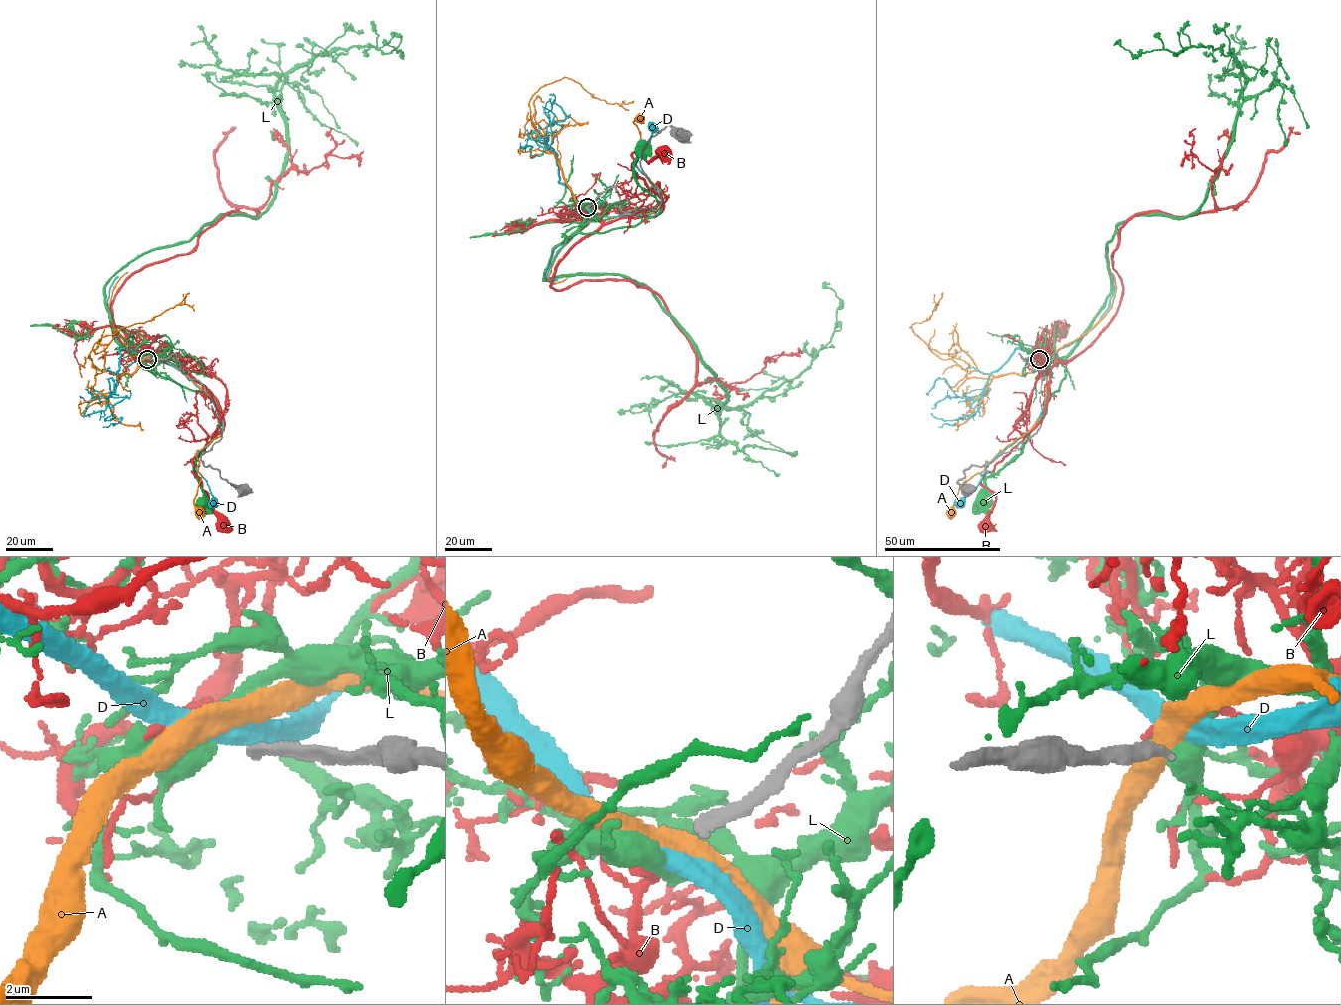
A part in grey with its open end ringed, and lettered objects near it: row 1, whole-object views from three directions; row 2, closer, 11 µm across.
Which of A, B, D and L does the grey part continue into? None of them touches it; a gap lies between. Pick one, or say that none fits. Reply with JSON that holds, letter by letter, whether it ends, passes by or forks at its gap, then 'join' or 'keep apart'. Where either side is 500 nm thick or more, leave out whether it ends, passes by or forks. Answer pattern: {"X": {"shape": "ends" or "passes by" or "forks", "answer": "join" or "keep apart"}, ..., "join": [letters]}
{"A": {"shape": "passes by", "answer": "keep apart"}, "B": {"shape": "forks", "answer": "keep apart"}, "D": {"shape": "passes by", "answer": "keep apart"}, "L": {"shape": "passes by", "answer": "keep apart"}, "join": []}

